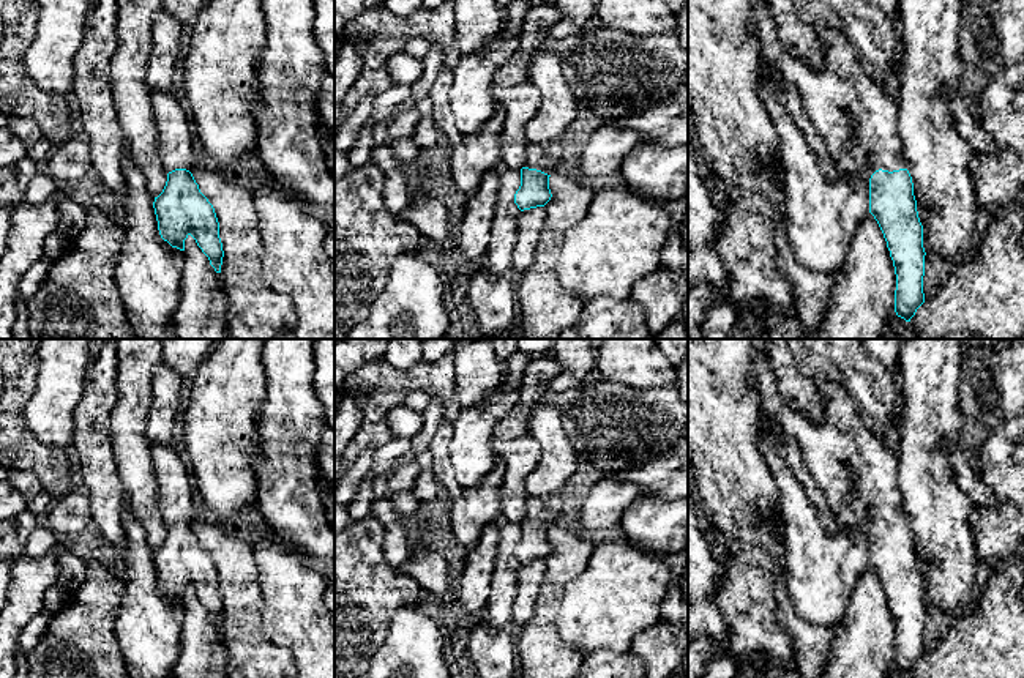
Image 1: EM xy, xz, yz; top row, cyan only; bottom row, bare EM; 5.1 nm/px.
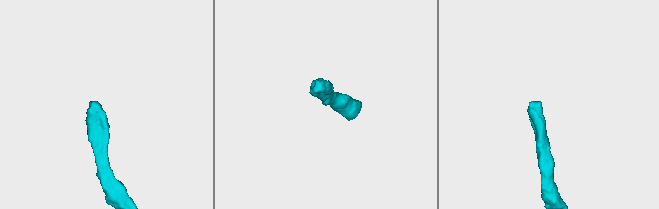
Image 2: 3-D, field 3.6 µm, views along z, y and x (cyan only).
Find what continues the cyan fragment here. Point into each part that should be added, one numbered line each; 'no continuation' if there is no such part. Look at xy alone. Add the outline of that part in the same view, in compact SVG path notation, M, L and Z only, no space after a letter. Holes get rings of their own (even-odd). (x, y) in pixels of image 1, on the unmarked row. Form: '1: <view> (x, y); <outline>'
1: xy (174, 481); M151 445L158 481L158 506L166 525L192 523L200 511L192 505L191 473L170 445Z

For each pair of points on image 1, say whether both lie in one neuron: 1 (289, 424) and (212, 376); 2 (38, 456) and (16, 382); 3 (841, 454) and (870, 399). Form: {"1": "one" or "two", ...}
{"1": "two", "2": "one", "3": "two"}

